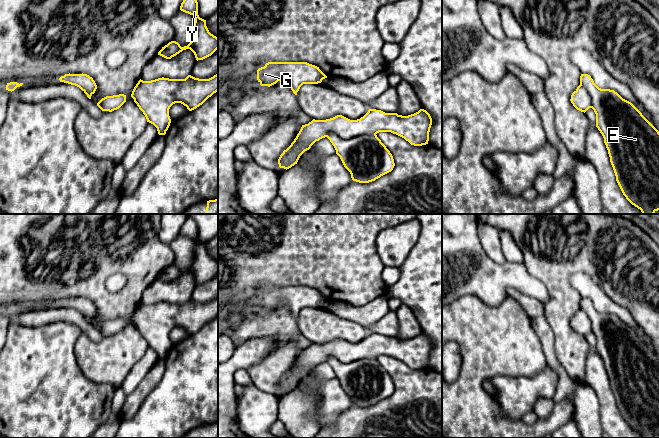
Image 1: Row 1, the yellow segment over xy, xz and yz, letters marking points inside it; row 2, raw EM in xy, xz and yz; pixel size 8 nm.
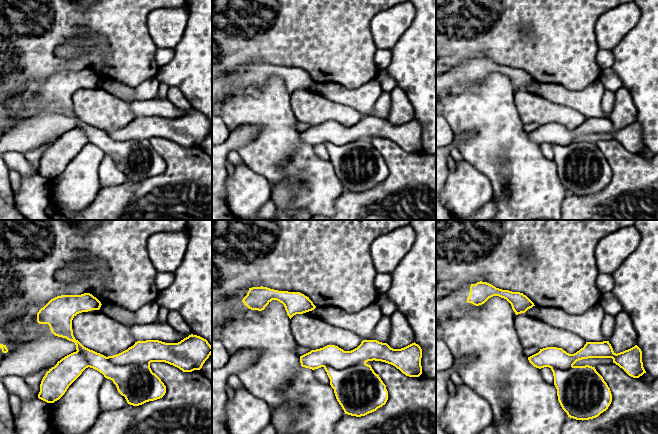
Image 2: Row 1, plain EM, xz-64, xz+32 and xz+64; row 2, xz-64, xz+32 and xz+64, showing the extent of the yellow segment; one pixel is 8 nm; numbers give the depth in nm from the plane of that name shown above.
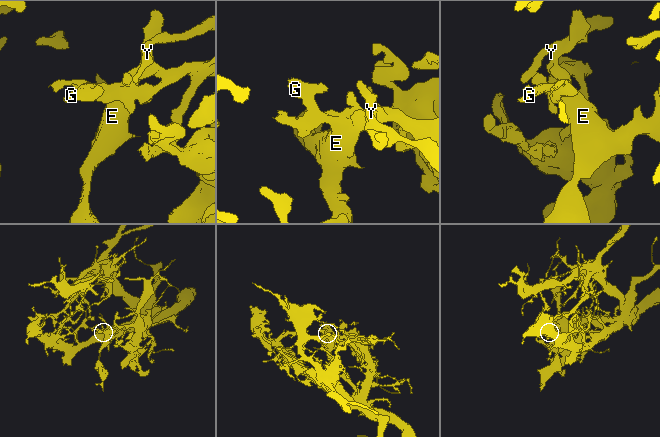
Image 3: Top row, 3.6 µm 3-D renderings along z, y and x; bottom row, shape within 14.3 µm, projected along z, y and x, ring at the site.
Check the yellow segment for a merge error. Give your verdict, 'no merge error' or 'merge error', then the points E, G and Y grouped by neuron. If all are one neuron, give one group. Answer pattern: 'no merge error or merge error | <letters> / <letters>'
merge error | E G / Y

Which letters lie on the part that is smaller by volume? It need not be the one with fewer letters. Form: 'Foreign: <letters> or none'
Foreign: E, G

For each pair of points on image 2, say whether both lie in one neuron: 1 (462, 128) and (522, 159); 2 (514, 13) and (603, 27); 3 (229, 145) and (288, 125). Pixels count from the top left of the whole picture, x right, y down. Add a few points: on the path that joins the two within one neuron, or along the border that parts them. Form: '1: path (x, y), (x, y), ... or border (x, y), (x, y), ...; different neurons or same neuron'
1: path (477, 128), (480, 128), (507, 155); same neuron
2: border (609, 10), (595, 24), (598, 48); different neurons
3: border (257, 126), (258, 133), (249, 142), (236, 150); different neurons

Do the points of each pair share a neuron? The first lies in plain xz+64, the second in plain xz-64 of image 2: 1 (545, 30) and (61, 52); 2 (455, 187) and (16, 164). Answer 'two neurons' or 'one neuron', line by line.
1: two neurons
2: two neurons

